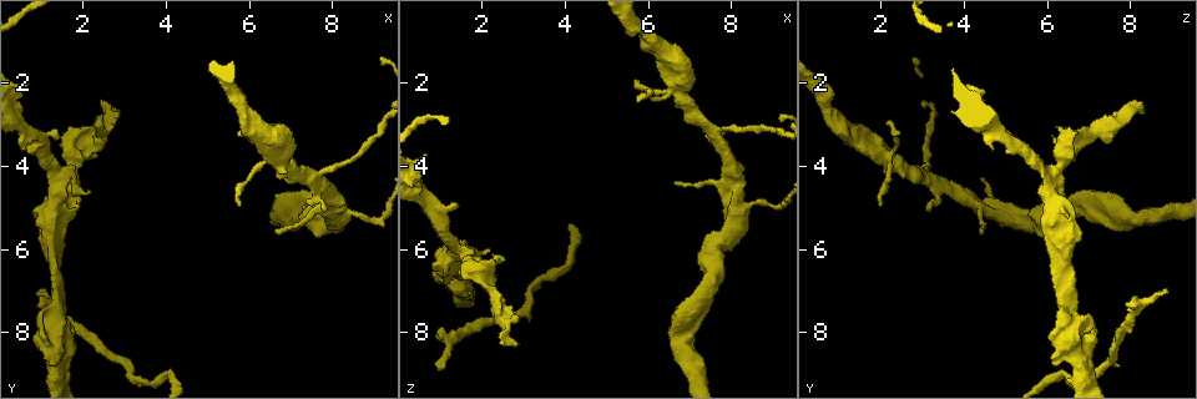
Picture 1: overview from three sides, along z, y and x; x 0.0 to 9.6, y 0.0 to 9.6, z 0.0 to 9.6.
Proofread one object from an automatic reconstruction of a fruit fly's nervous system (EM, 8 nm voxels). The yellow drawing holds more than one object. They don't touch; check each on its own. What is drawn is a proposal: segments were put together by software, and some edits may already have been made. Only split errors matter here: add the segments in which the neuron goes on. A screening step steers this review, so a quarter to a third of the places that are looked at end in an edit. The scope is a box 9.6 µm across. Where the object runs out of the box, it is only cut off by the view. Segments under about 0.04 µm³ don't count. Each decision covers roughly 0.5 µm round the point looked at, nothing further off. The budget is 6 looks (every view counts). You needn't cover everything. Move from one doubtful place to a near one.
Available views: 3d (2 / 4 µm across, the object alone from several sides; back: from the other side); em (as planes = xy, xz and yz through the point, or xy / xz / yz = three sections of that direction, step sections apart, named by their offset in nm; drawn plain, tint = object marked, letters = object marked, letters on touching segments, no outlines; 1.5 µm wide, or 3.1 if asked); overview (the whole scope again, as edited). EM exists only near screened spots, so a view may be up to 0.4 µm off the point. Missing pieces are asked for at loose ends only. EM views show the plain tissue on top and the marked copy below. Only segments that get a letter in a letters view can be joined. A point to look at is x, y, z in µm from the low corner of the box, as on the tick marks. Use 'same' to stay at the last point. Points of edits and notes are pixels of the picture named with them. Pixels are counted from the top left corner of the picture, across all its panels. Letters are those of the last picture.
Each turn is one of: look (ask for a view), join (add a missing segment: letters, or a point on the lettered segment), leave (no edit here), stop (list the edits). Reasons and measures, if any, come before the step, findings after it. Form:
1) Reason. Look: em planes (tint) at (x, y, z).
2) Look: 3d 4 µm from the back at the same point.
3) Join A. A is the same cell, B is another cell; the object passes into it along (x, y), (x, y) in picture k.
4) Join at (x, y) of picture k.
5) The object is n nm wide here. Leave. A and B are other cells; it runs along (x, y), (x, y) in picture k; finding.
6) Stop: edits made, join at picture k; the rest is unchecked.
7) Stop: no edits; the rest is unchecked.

Free end. Look: 3d 2 µm at (2.15, 4.65, 6.10).

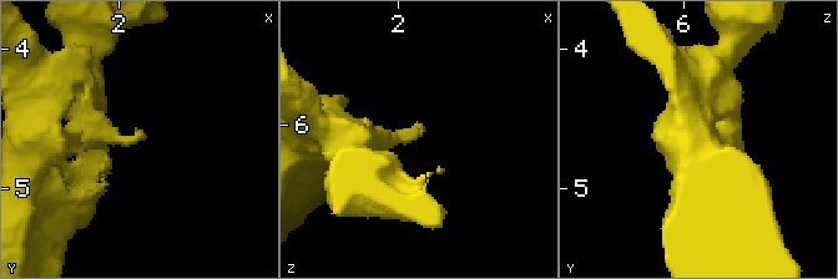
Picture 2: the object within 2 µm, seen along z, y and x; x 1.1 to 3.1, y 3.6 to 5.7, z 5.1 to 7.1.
Look: em xy step 8 (letters) at (2.20, 4.56, 6.02).

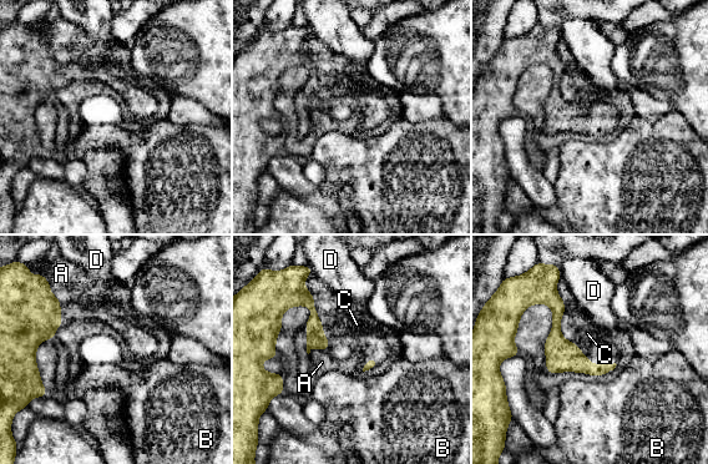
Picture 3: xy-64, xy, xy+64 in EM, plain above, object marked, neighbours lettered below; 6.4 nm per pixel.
Leave. A, B, C and D are other cells; a border runs along (561, 317), (560, 333), (587, 356) in picture 3; no lettered segment goes on from it.

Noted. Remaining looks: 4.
Branch stops here. Look: 3d 2 µm at (1.00, 7.05, 8.90).

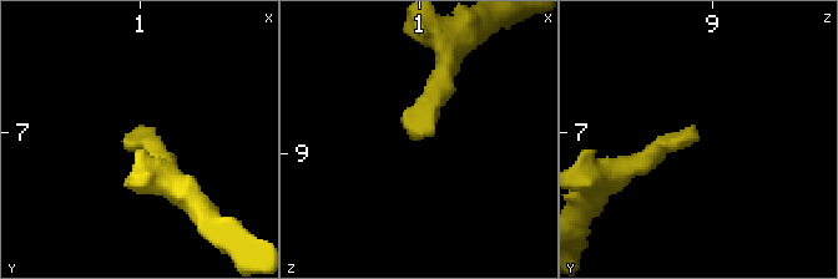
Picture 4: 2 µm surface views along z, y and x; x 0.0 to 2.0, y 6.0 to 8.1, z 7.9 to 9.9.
Look: em planes (letters) at (1.00, 7.04, 8.90).

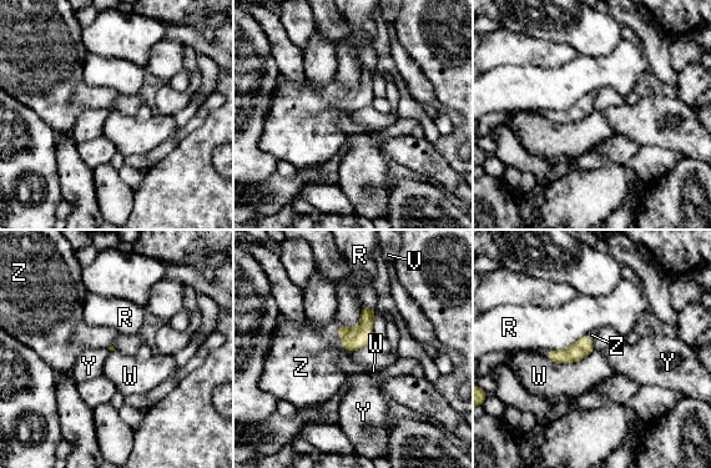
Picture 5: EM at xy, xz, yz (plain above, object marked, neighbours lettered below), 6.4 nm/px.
The longest contact is with W, 320 nm. Join Z. Z is the same cell, R, V, W and Y are other cells; it goes on there.

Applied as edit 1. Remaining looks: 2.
Look: overview.

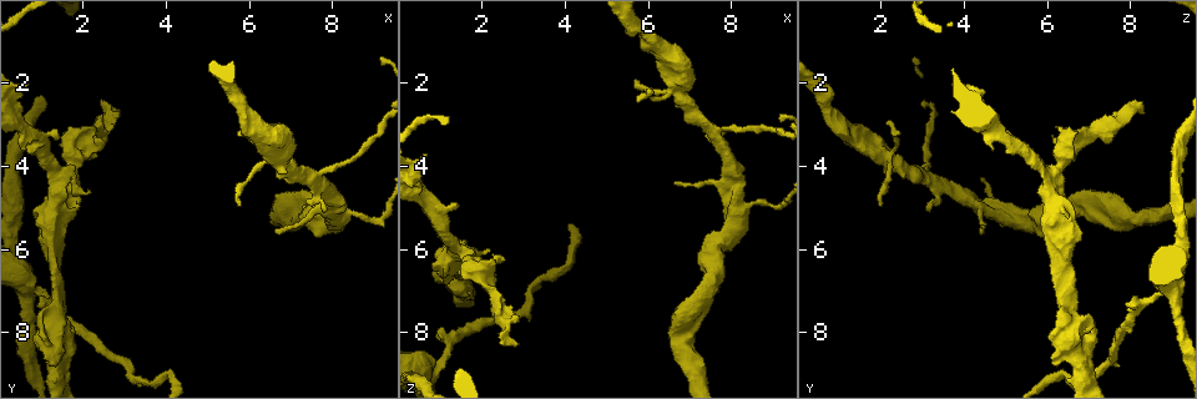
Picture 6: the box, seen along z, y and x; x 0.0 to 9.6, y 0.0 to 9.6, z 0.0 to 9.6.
Thin end. Look: em xy step 4 (letters) at (6.70, 5.65, 4.40).

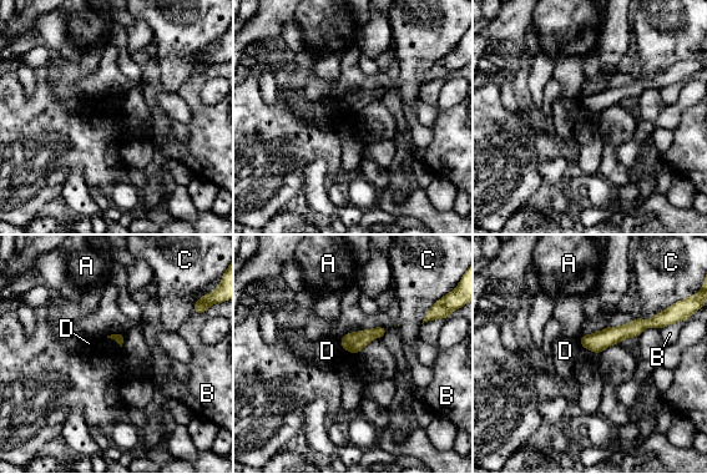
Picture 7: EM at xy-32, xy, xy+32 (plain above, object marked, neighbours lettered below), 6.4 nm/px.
Leave. A, B, C and D are other cells; a border runs along (106, 336), (112, 338), (120, 347) in picture 7; no lettered segment goes on from it.

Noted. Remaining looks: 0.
Stop: edits made, join at picture 5; the rest is unchecked.

